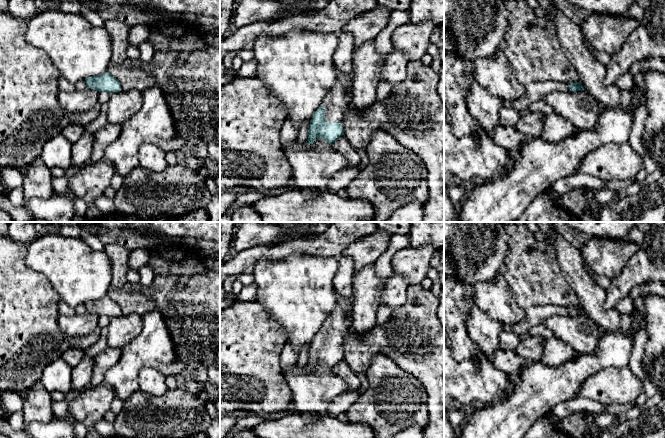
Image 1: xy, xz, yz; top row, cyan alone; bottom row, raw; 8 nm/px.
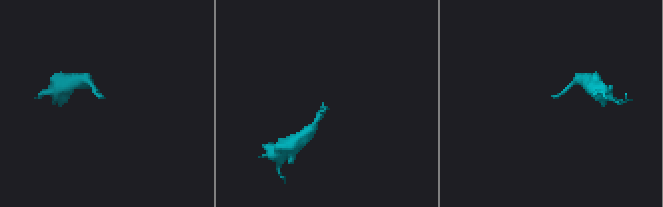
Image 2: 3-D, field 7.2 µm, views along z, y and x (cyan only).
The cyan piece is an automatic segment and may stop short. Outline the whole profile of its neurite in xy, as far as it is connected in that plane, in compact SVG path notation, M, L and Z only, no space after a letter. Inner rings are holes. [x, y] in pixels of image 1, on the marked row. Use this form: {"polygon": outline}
{"polygon": "M109 72L100 76L90 76L85 79L85 82L88 88L97 90L98 92L106 91L111 94L121 91L120 83Z"}

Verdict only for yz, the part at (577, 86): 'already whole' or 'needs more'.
needs more

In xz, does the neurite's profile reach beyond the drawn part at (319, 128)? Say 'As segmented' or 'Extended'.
Extended

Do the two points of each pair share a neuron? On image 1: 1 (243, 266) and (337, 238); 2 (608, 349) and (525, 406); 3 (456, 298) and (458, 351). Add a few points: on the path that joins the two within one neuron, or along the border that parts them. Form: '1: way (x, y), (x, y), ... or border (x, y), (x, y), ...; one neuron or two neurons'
1: way (266, 252), (280, 252), (297, 245), (314, 245); one neuron
2: way (587, 364), (575, 371), (563, 383), (546, 386); one neuron
3: way (456, 311), (458, 338); one neuron

